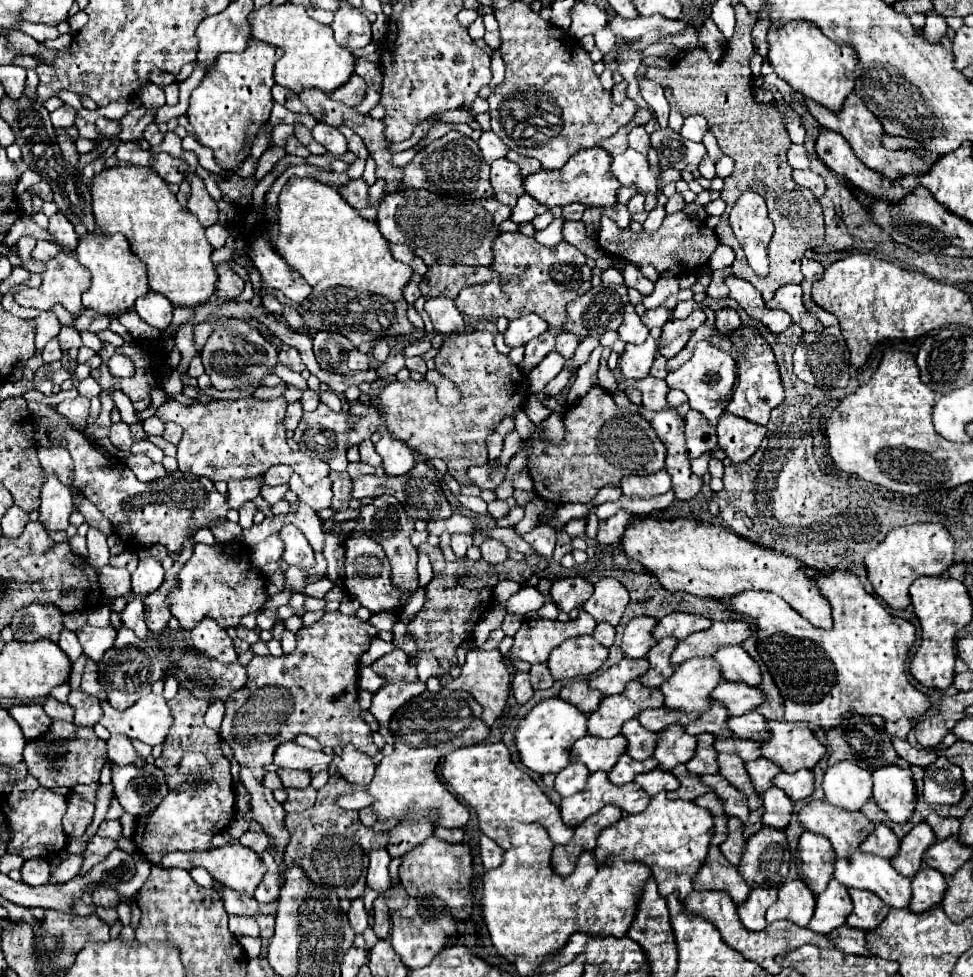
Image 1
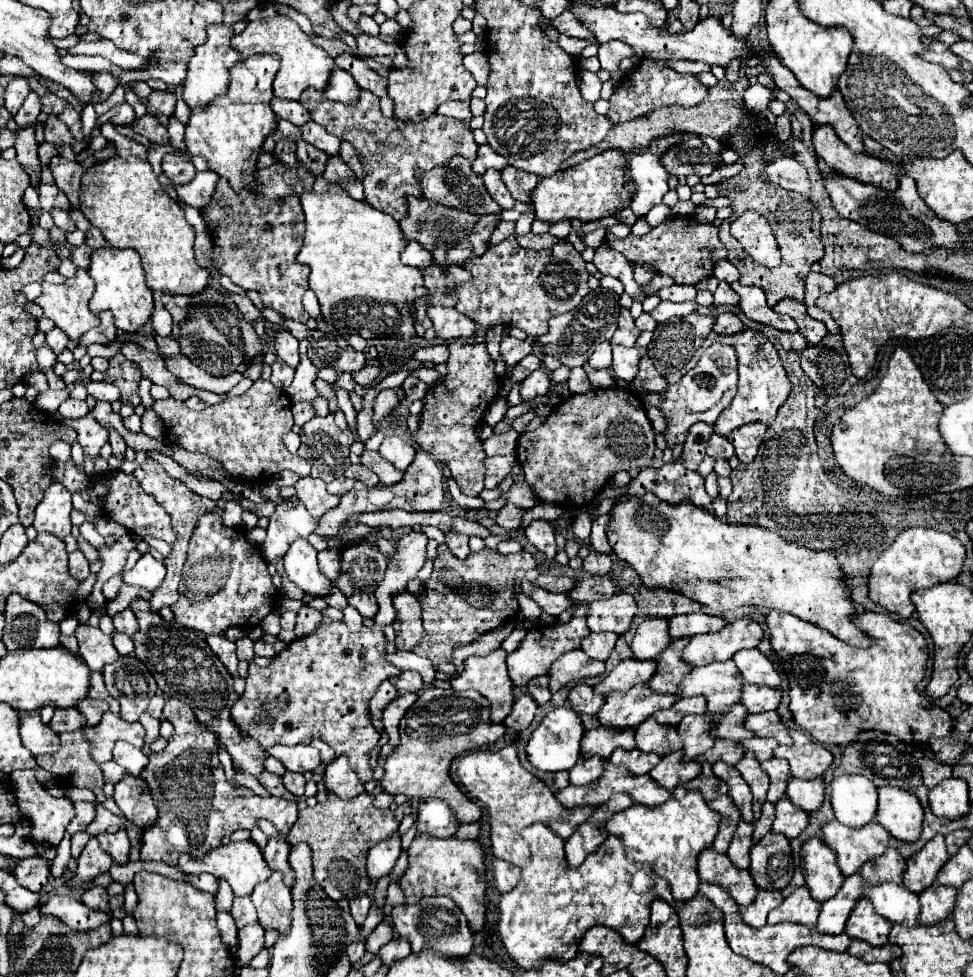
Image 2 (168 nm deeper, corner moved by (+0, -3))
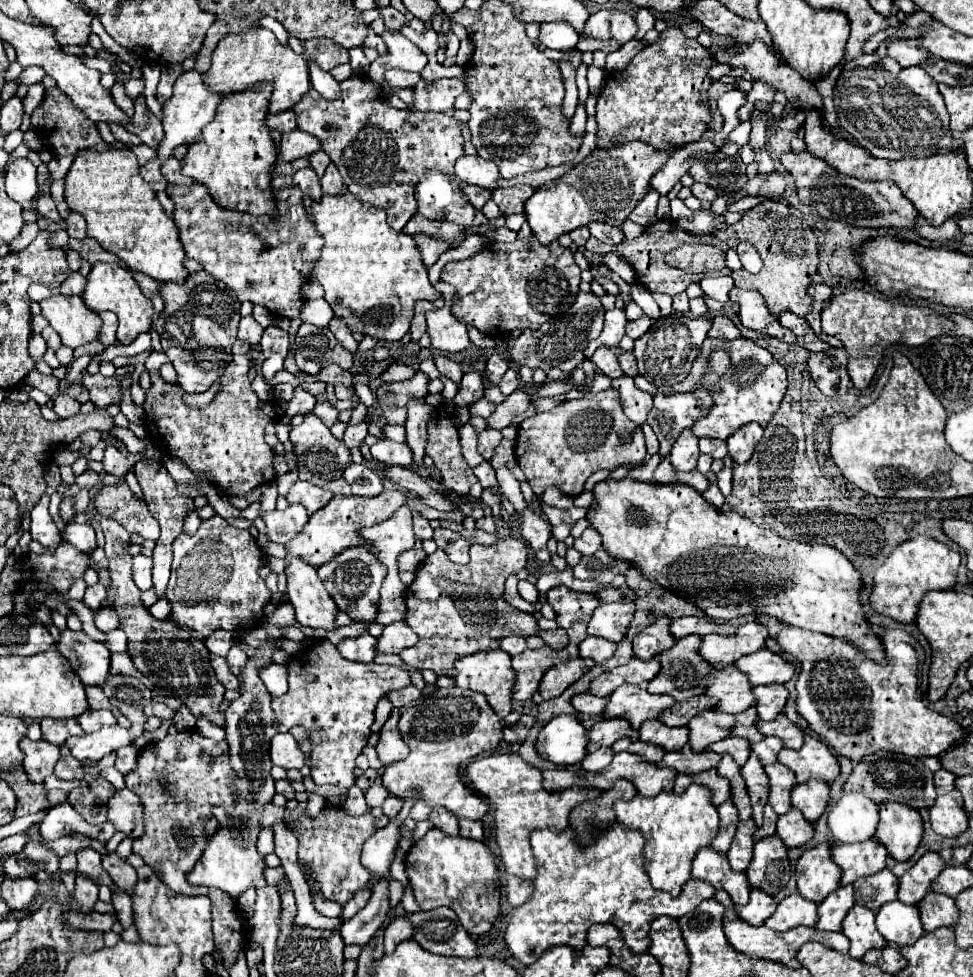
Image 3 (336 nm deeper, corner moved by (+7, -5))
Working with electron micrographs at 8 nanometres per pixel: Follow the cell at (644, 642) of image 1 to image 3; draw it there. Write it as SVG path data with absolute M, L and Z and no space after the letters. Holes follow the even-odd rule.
M661 616L655 624L643 628L633 640L635 656L641 660L651 660L659 656L663 650L669 650L671 646L675 646L677 640L673 638L669 626L671 626L671 620L667 616Z

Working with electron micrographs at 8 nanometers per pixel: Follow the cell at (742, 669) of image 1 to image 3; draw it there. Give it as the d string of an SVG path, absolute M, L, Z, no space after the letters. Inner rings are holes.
M761 648L759 652L753 652L741 660L735 662L735 666L749 676L749 682L753 686L759 684L785 684L793 678L795 666L785 660L783 656Z

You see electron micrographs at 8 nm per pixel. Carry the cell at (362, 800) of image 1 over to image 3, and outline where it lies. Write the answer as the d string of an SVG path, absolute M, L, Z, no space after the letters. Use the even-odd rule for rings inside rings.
M373 784L367 792L365 792L365 800L367 800L367 806L381 806L383 800L389 796L387 788L383 784Z

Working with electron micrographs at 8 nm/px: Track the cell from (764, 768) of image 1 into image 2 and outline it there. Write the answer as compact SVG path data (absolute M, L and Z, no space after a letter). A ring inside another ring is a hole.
M770 758L766 762L762 762L762 770L770 776L770 788L768 788L768 802L776 802L780 800L780 796L784 796L786 792L786 784L792 778L788 762L786 760L778 760L778 758Z

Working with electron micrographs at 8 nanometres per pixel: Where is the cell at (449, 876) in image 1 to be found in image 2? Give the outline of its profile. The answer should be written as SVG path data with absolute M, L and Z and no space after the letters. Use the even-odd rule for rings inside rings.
M416 836L408 848L408 868L398 880L406 904L416 904L424 896L448 896L452 898L464 916L468 918L470 930L480 930L484 926L484 890L486 890L486 872L484 872L484 852L476 840L458 840L450 838L432 838Z

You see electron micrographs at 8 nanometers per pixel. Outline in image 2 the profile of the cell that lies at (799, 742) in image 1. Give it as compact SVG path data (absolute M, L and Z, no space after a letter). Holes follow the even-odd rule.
M790 730L790 736L792 736L794 744L778 746L774 750L774 756L788 760L792 776L796 776L796 778L812 780L812 778L822 776L834 760L832 754L820 742L814 742L802 730Z

